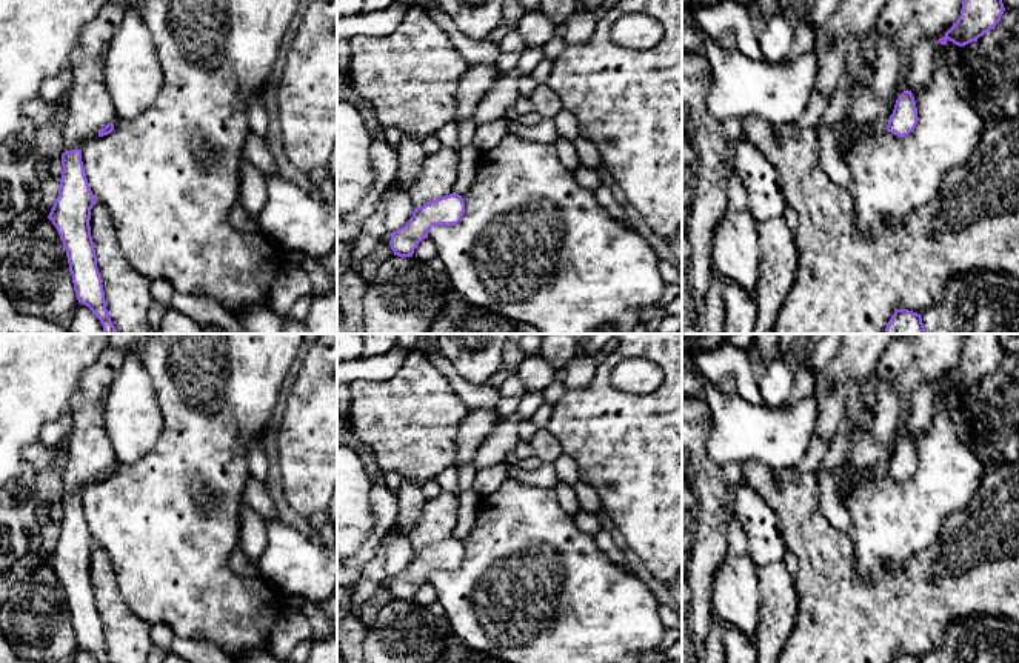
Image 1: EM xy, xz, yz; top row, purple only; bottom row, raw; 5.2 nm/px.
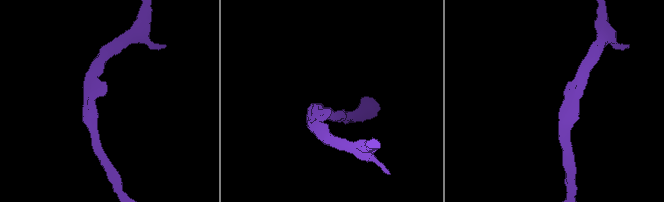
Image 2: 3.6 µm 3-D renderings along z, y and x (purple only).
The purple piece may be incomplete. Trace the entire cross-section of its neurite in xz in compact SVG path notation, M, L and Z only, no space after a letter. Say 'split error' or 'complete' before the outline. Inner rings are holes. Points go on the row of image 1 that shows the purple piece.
complete; M456 192L414 208L409 222L403 228L391 232L389 246L394 255L413 257L414 249L422 240L428 238L428 232L433 226L457 225L463 212L465 202L462 195Z

